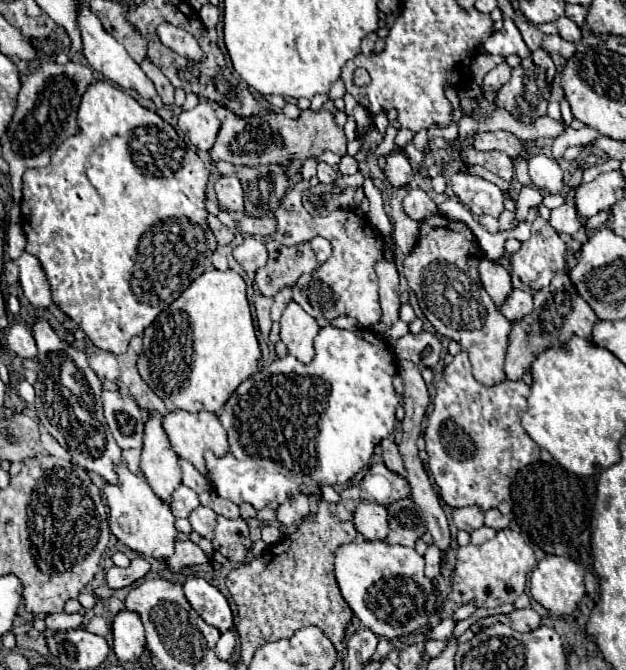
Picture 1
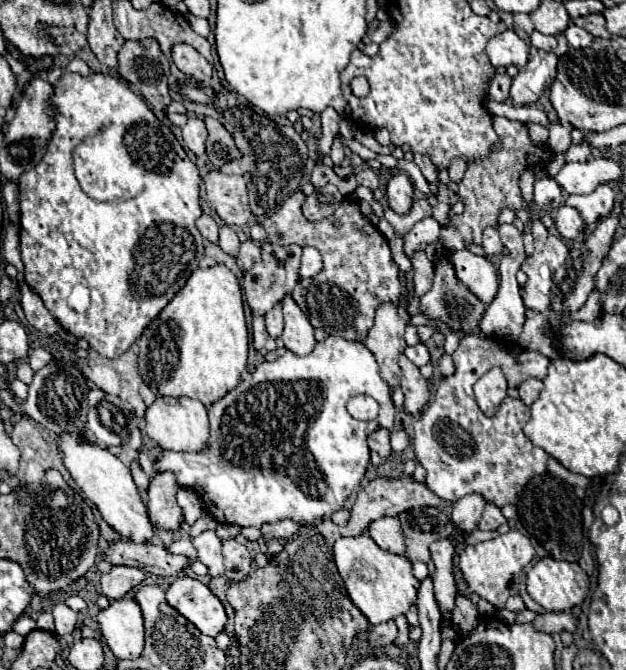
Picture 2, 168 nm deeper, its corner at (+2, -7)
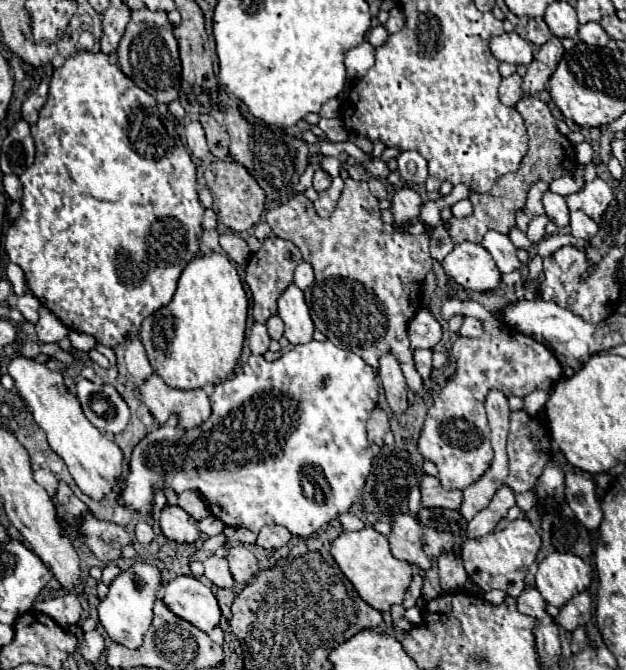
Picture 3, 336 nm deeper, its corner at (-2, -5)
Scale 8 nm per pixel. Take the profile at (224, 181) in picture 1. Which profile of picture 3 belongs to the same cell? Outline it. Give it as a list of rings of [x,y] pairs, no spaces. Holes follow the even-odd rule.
[[[235,160],[211,162],[205,168],[205,180],[207,180],[207,188],[211,190],[211,196],[213,196],[213,208],[219,216],[219,220],[229,230],[245,232],[259,222],[259,218],[265,210],[265,194],[263,194],[263,188],[255,182],[255,178],[251,178],[251,174],[245,166],[239,166]]]

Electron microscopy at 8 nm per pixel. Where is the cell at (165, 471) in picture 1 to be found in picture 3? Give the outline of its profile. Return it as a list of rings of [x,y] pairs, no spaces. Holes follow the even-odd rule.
[[[167,506],[161,512],[161,530],[169,540],[175,540],[179,544],[193,544],[201,534],[197,520],[179,506]]]

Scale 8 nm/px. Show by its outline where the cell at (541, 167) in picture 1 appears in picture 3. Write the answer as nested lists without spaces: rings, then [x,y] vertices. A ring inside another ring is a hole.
[[[547,192],[543,196],[543,204],[545,204],[545,214],[549,216],[549,220],[557,226],[557,228],[567,228],[569,226],[569,208],[563,196]]]

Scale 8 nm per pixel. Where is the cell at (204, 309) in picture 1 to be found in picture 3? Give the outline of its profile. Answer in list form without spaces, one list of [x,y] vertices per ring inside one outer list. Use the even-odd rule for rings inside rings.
[[[213,252],[193,258],[179,276],[173,300],[167,306],[159,308],[155,314],[147,316],[141,326],[141,342],[147,350],[155,374],[159,374],[165,384],[181,390],[203,388],[207,382],[217,384],[219,380],[229,378],[237,366],[245,340],[247,304],[247,294],[243,290],[239,274],[227,256]]]

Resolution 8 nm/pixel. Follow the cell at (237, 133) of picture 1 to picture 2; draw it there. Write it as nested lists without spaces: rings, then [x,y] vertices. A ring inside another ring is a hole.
[[[205,118],[205,124],[207,124],[207,130],[209,130],[209,138],[207,138],[209,162],[215,168],[221,168],[227,162],[239,160],[241,150],[235,146],[233,136],[227,132],[227,128],[215,118]]]

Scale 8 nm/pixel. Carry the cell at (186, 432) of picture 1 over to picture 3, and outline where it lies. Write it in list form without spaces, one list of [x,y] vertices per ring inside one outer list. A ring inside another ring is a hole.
[[[151,374],[141,386],[141,398],[149,406],[151,414],[159,424],[167,422],[171,414],[179,414],[179,426],[189,430],[205,422],[211,414],[211,404],[203,388],[199,390],[177,390],[167,386],[157,374]]]

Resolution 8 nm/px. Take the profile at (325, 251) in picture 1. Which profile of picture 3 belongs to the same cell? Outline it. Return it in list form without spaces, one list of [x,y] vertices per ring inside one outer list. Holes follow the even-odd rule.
[[[301,262],[297,268],[295,268],[295,284],[297,288],[305,290],[307,286],[313,284],[313,268],[307,264],[307,262]]]

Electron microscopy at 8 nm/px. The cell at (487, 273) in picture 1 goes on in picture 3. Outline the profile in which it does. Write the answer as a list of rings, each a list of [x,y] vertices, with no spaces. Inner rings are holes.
[[[475,242],[457,244],[443,260],[445,274],[471,292],[489,292],[499,286],[501,274],[489,252]]]

